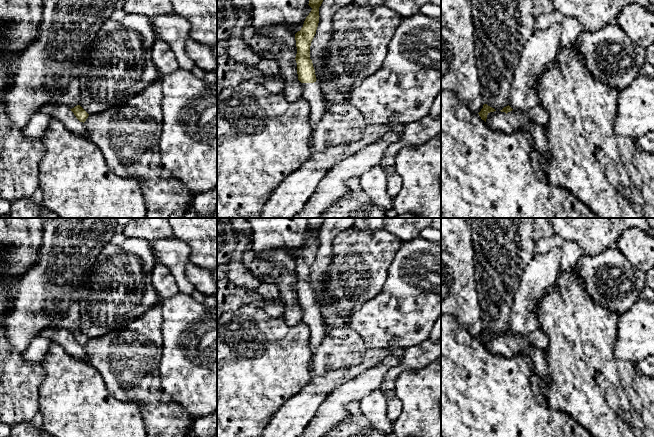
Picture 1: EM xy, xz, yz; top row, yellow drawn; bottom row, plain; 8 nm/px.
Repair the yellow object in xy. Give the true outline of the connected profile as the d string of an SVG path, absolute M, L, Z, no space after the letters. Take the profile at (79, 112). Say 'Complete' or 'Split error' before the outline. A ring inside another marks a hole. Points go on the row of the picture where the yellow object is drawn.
Complete. M77 105L74 108L70 109L74 115L76 116L76 118L80 121L80 122L85 122L86 119L88 118L89 114L80 106Z

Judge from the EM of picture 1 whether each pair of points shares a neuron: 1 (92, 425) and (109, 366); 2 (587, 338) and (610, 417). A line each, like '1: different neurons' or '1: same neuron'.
1: different neurons
2: same neuron

